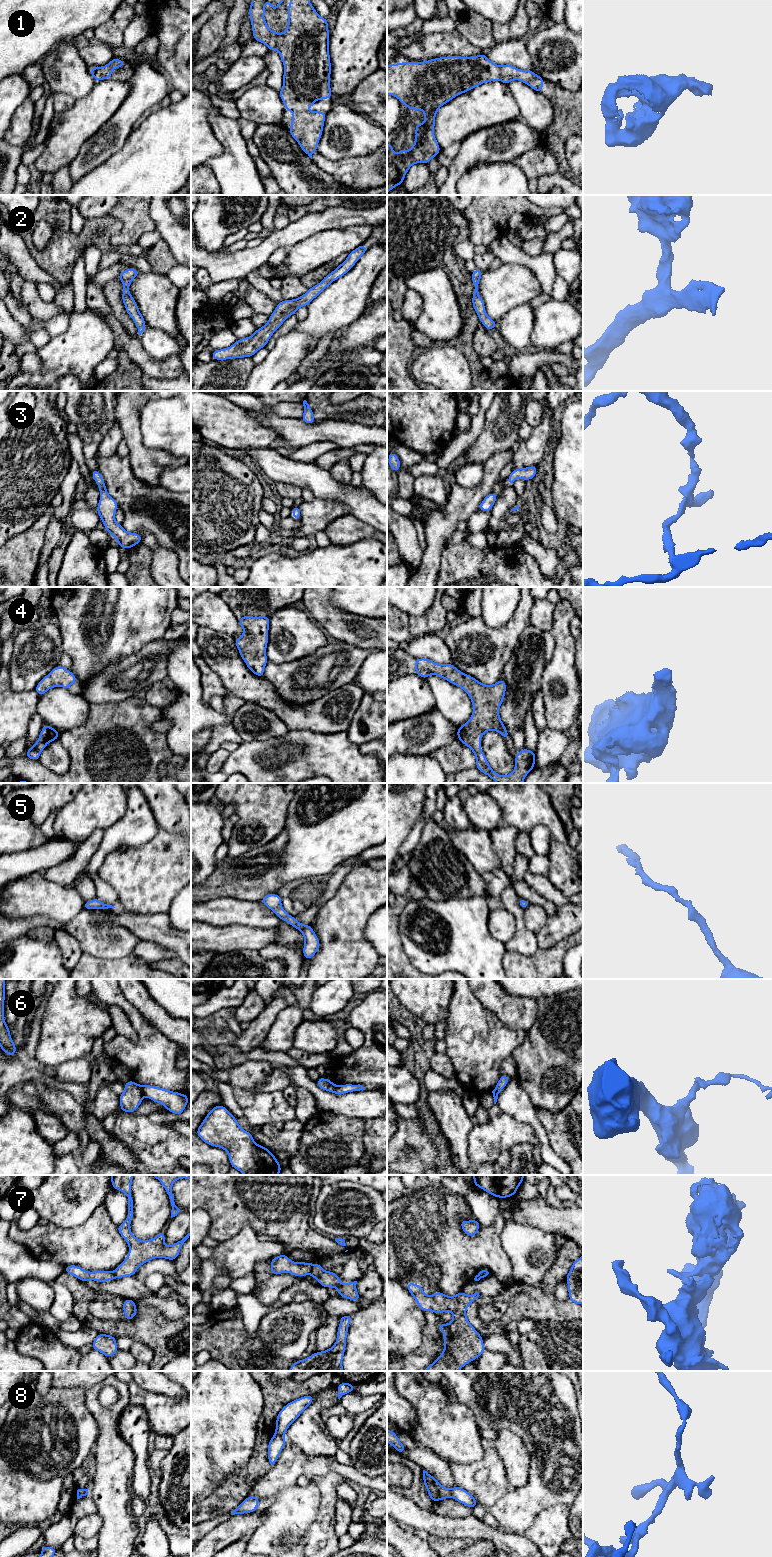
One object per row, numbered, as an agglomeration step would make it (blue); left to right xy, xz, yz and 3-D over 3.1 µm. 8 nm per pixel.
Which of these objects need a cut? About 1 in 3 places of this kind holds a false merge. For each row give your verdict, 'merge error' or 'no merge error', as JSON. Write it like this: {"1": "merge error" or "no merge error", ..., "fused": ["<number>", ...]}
{"1": "no merge error", "2": "no merge error", "3": "no merge error", "4": "no merge error", "5": "no merge error", "6": "merge error", "7": "merge error", "8": "merge error", "fused": ["6", "7", "8"]}

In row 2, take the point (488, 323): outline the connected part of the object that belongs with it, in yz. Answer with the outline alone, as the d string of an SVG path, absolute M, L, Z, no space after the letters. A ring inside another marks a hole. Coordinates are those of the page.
M478 268L471 273L472 282L475 285L474 293L472 295L472 306L478 314L480 322L484 325L487 331L490 331L497 327L497 323L486 314L484 301L479 295L479 282L482 274L483 271Z

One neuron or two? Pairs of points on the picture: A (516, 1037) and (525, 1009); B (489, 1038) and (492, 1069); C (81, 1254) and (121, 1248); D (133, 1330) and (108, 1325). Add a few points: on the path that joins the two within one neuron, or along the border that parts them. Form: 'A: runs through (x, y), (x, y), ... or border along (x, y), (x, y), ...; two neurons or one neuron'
A: border along (498, 1017), (504, 1025), (512, 1029), (527, 1031); two neurons
B: runs through (489, 1046), (489, 1061); one neuron
C: runs through (91, 1252), (111, 1248); one neuron
D: runs through (127, 1328), (114, 1328); one neuron

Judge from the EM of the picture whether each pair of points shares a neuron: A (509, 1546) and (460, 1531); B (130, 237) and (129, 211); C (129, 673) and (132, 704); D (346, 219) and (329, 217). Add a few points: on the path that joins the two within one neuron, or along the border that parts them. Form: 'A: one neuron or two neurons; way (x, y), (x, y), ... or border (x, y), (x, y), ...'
A: one neuron; way (497, 1537), (483, 1531), (472, 1531)
B: one neuron; way (130, 231), (130, 217)
C: two neurons; border (135, 696), (118, 702), (108, 703)
D: one neuron; way (342, 217), (333, 217)

